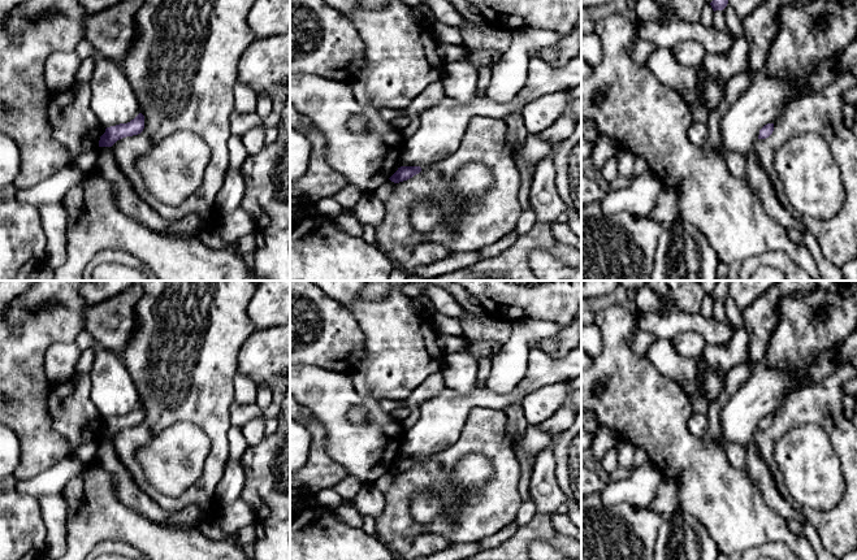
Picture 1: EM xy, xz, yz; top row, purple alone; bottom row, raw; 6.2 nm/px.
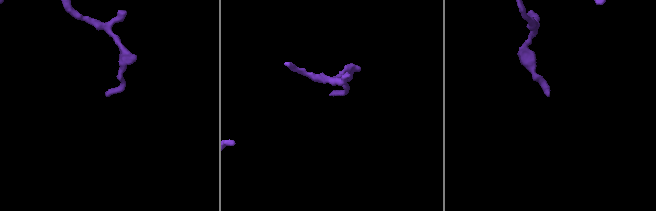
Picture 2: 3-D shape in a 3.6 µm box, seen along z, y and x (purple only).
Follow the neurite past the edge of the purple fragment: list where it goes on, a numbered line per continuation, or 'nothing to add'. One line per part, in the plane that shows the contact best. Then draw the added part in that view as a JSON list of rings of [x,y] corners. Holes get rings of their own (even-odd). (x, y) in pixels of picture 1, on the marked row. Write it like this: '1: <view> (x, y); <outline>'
nothing to add

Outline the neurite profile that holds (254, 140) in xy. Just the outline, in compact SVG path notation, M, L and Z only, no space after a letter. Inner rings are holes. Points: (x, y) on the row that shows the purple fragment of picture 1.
M265 125L251 129L241 138L248 155L260 152L265 146Z

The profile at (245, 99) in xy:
M237 82L234 87L234 109L242 113L254 113L256 104L257 94L248 86Z

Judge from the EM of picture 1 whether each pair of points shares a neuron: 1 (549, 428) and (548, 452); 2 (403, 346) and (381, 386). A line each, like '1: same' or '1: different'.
1: different
2: same

